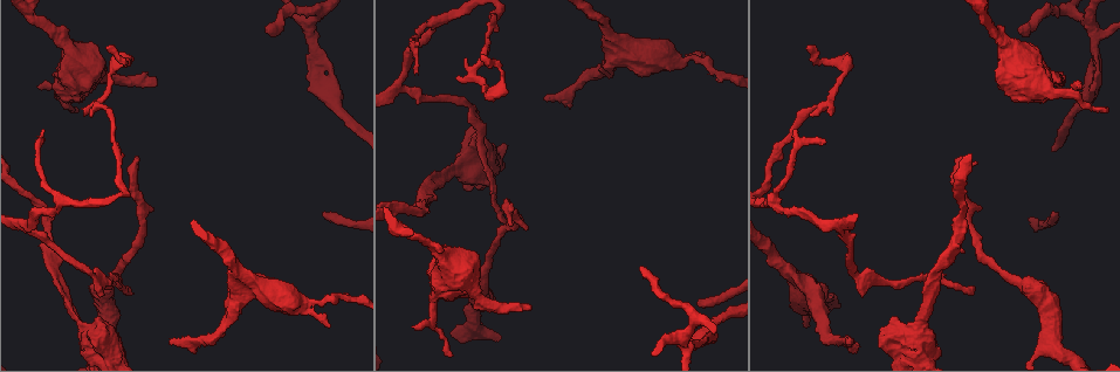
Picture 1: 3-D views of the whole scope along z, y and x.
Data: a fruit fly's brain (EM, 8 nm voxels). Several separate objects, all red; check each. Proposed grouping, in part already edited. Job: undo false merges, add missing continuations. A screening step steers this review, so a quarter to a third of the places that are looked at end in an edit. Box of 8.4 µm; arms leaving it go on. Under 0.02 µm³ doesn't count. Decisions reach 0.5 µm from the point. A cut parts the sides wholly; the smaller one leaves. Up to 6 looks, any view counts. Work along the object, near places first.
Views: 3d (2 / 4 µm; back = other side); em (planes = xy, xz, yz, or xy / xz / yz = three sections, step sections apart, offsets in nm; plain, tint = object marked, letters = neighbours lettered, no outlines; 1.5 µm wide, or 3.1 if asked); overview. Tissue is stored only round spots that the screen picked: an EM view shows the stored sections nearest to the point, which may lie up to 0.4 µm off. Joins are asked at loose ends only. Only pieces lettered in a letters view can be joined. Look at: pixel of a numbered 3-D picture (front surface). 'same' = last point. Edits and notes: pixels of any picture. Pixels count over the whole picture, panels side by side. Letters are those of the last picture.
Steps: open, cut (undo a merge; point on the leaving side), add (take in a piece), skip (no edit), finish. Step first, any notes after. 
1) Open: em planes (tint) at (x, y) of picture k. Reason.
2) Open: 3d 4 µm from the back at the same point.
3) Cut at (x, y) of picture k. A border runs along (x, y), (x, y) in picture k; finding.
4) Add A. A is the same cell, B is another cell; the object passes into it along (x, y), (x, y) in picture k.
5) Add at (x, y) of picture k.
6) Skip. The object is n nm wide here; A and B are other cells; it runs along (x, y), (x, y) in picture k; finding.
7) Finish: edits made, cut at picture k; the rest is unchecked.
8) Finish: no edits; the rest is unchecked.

Open: em planes (plain) at (40, 84) of picture 1. Branch stops here.

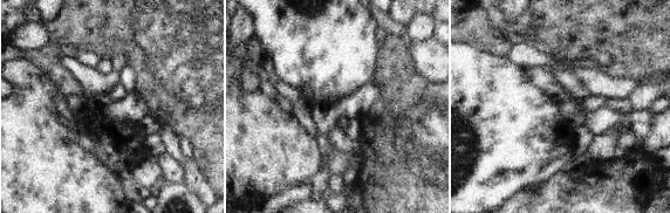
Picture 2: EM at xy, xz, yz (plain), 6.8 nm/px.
Open: em planes (letters) at the same point.

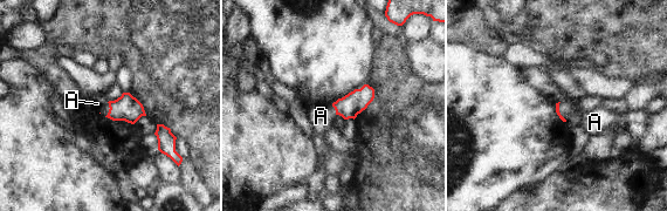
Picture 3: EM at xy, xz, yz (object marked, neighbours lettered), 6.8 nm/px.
Add A. A is the same cell; the neuron continues.

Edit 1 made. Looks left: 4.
Open: overview.

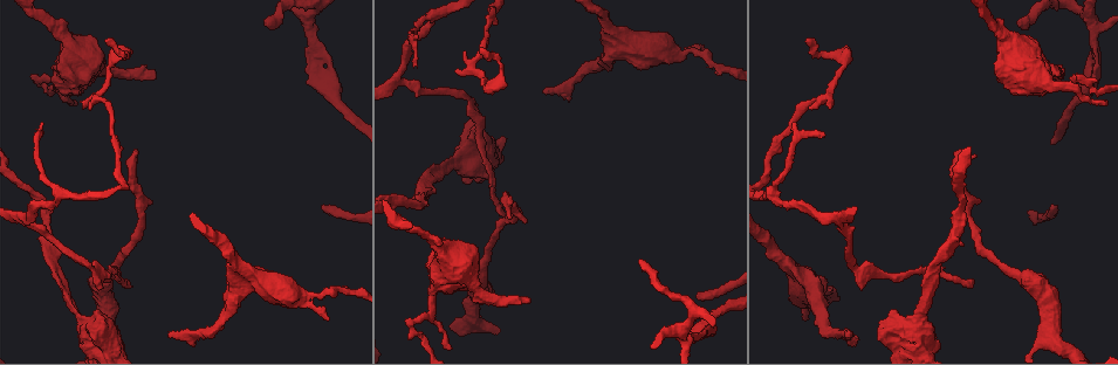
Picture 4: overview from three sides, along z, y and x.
Open: 3d 2 µm at (266, 23) of picture 4. Free end.

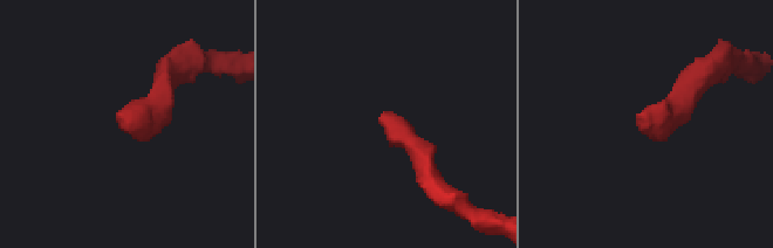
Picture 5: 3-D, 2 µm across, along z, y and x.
Open: em planes (letters) at (636, 124) of picture 5. Now the EM.

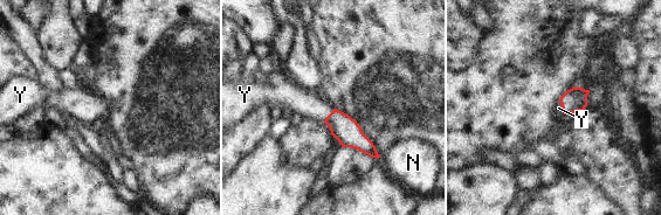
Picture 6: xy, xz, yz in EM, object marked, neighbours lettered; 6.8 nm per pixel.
Add Y. Y is the same cell, N is another cell; the object passes into it along (343, 127), (329, 115), (308, 103) in picture 6; it goes on there.

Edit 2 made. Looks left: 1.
Finish: edits made, add at picture 3, add at picture 6; the rest is unchecked.

